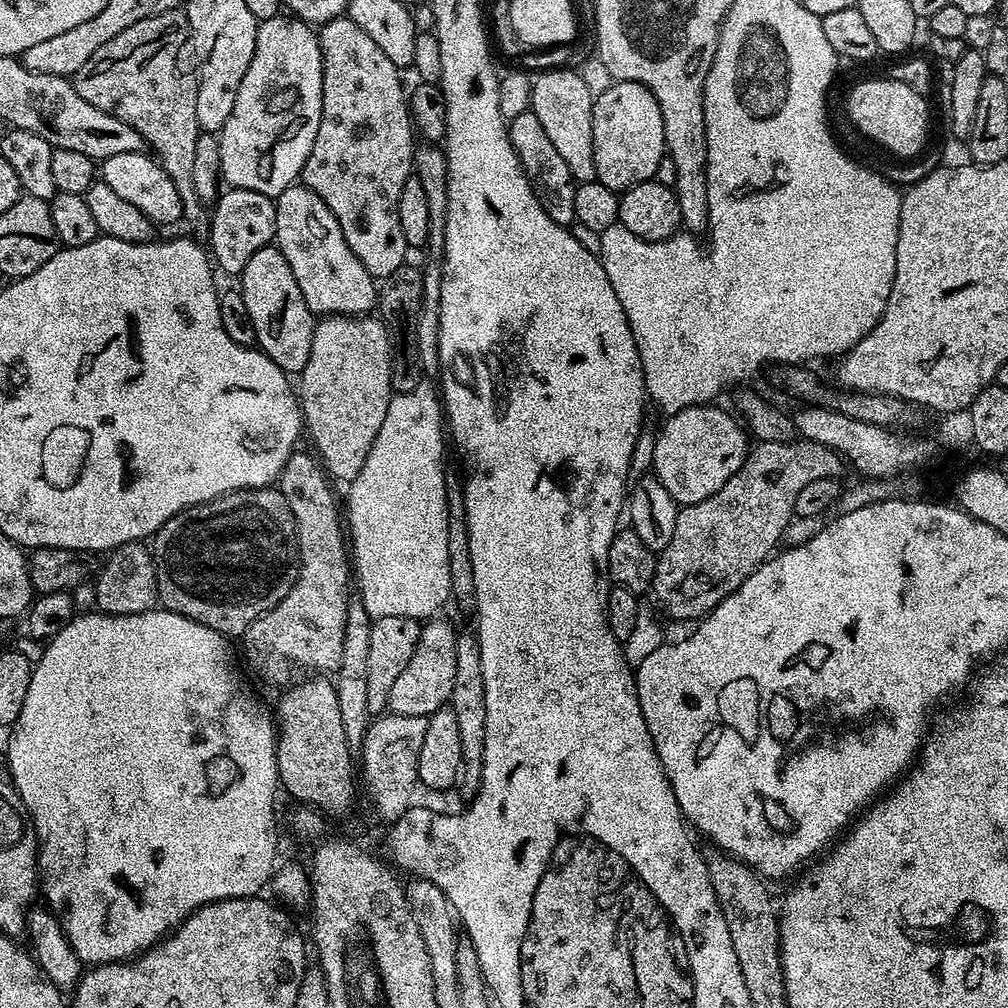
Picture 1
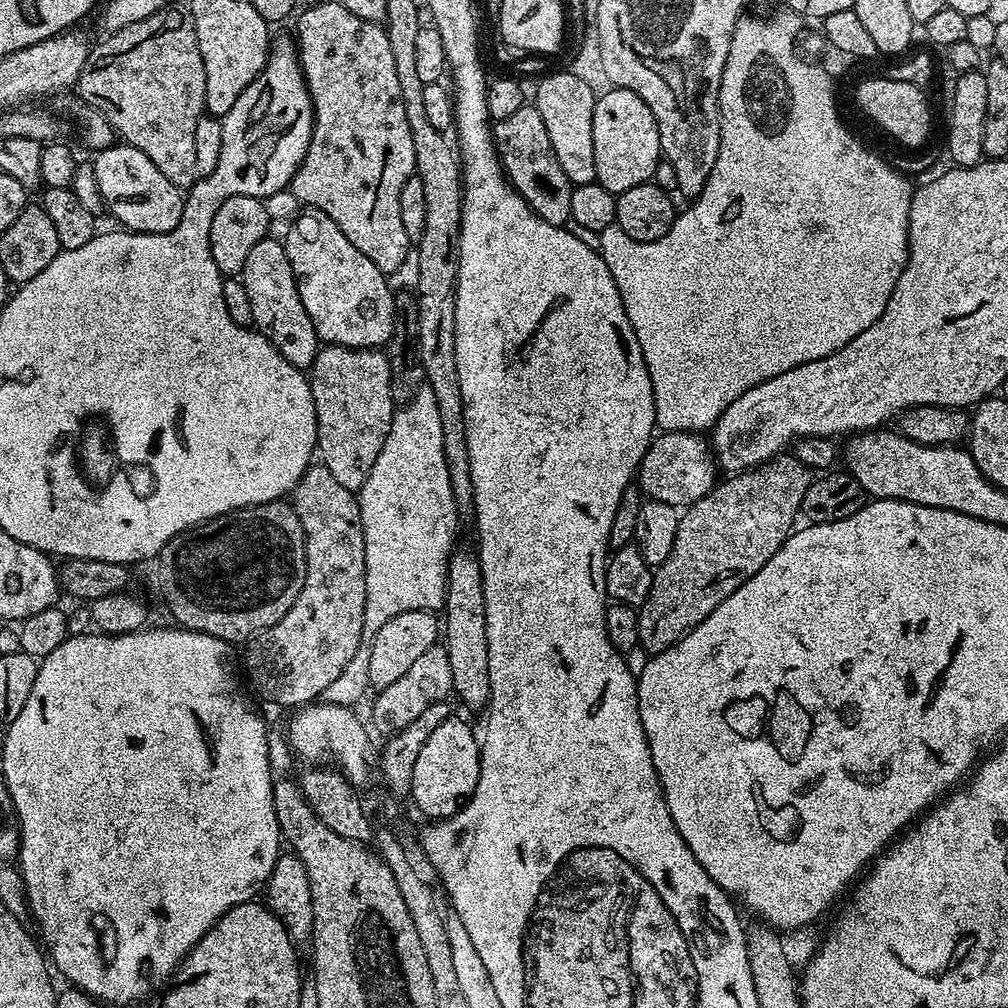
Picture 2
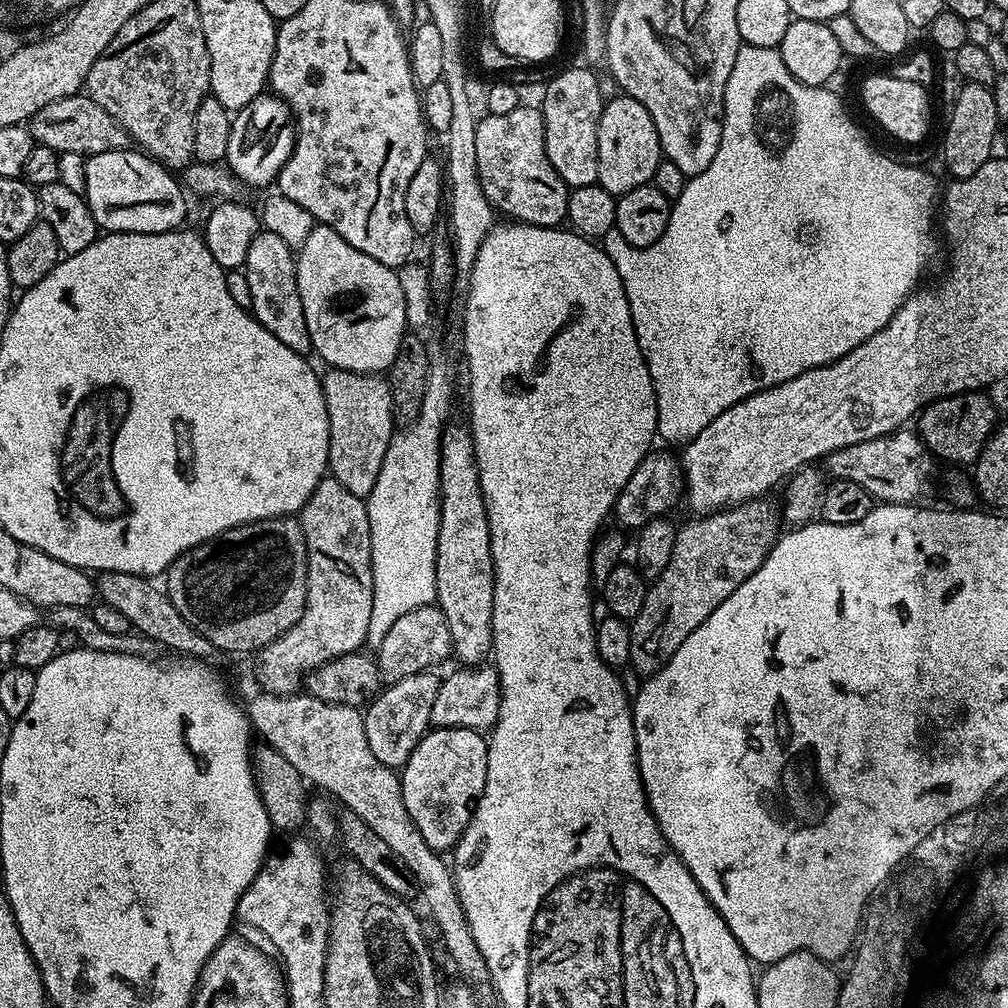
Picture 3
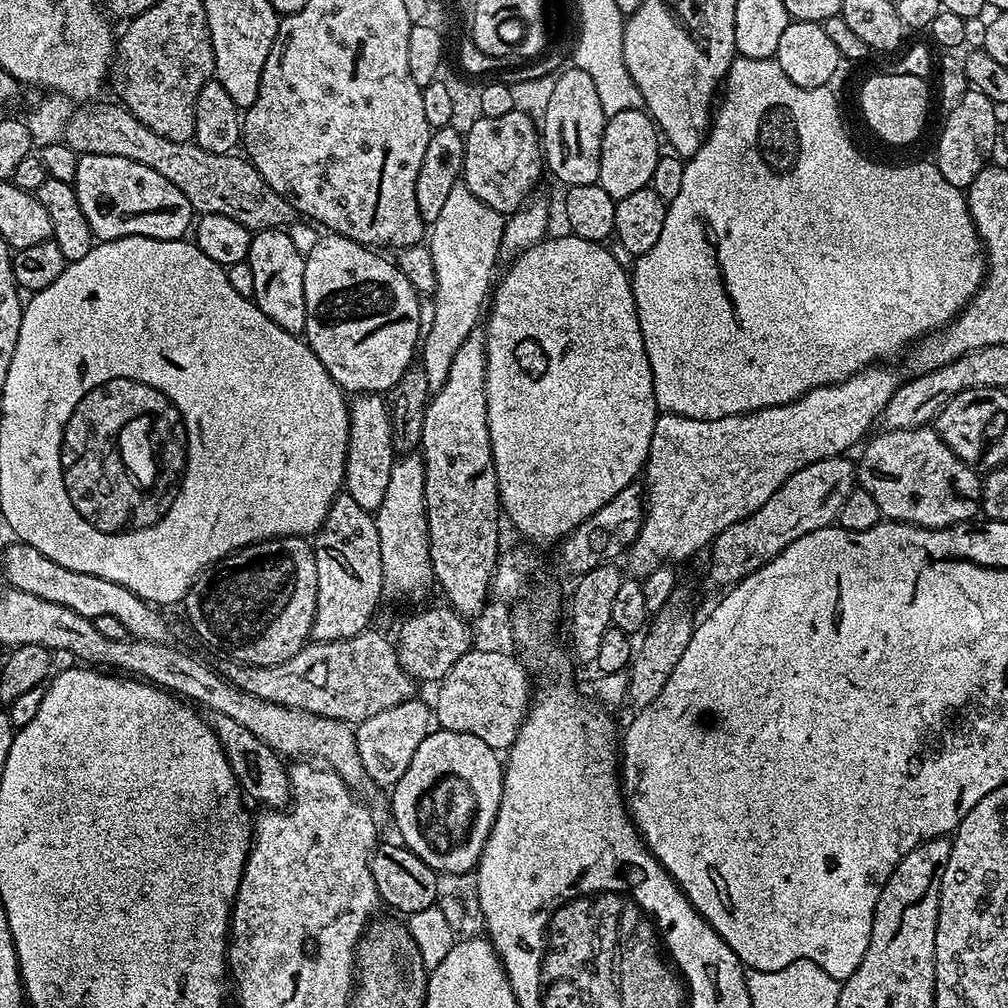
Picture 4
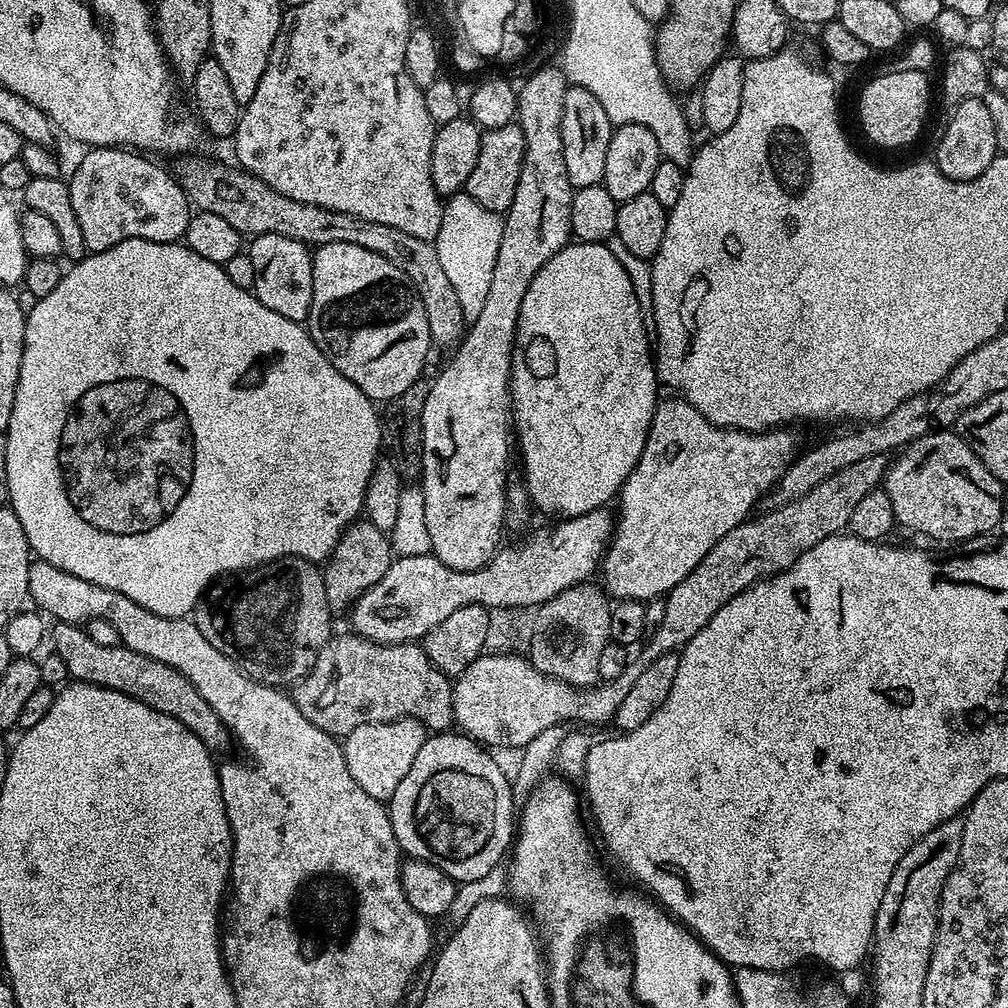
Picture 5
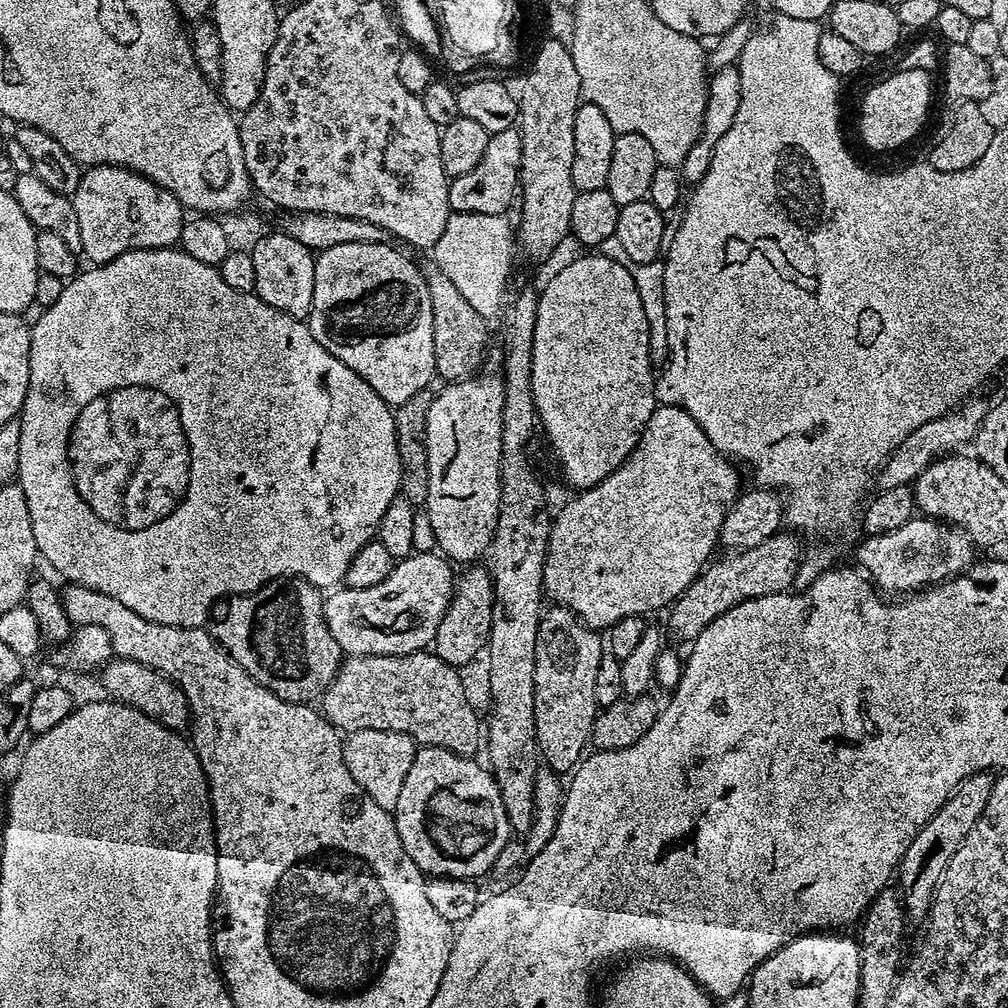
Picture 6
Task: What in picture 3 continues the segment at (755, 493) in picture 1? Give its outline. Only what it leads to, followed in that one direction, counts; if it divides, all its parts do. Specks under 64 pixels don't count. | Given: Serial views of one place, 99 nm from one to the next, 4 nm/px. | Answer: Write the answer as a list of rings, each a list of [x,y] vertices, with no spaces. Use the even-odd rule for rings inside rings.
[[[764,498],[748,500],[745,504],[737,504],[735,508],[704,514],[699,518],[692,518],[696,520],[689,524],[679,525],[674,554],[670,554],[666,570],[662,570],[662,574],[651,581],[644,594],[642,610],[630,624],[632,633],[628,664],[635,668],[641,677],[654,675],[666,664],[674,650],[678,650],[678,646],[682,646],[682,642],[686,642],[686,638],[690,638],[690,634],[694,634],[694,630],[698,630],[698,626],[702,626],[702,622],[706,622],[706,618],[710,618],[710,614],[714,614],[714,610],[718,610],[718,606],[726,602],[726,598],[730,598],[730,594],[734,594],[734,590],[738,590],[738,586],[742,586],[742,582],[746,582],[746,578],[750,578],[754,570],[758,570],[758,566],[762,566],[766,554],[778,539],[778,512],[777,509],[775,512],[768,502]]]

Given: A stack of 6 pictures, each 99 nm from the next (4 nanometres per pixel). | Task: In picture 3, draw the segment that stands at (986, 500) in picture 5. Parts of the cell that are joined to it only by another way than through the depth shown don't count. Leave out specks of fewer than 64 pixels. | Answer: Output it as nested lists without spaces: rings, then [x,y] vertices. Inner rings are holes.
[[[915,431],[891,432],[825,456],[822,468],[832,480],[858,482],[862,490],[882,504],[916,504],[932,492],[932,463],[934,457]]]

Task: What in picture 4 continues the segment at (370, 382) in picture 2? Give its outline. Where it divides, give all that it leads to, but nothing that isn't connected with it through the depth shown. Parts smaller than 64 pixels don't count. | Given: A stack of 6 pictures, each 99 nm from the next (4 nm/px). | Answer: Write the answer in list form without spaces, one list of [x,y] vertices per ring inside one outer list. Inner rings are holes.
[[[356,394],[348,406],[350,438],[344,463],[344,488],[362,510],[377,512],[386,498],[386,486],[390,483],[390,470],[394,463],[392,446],[392,420],[388,416],[385,397],[380,394]]]

